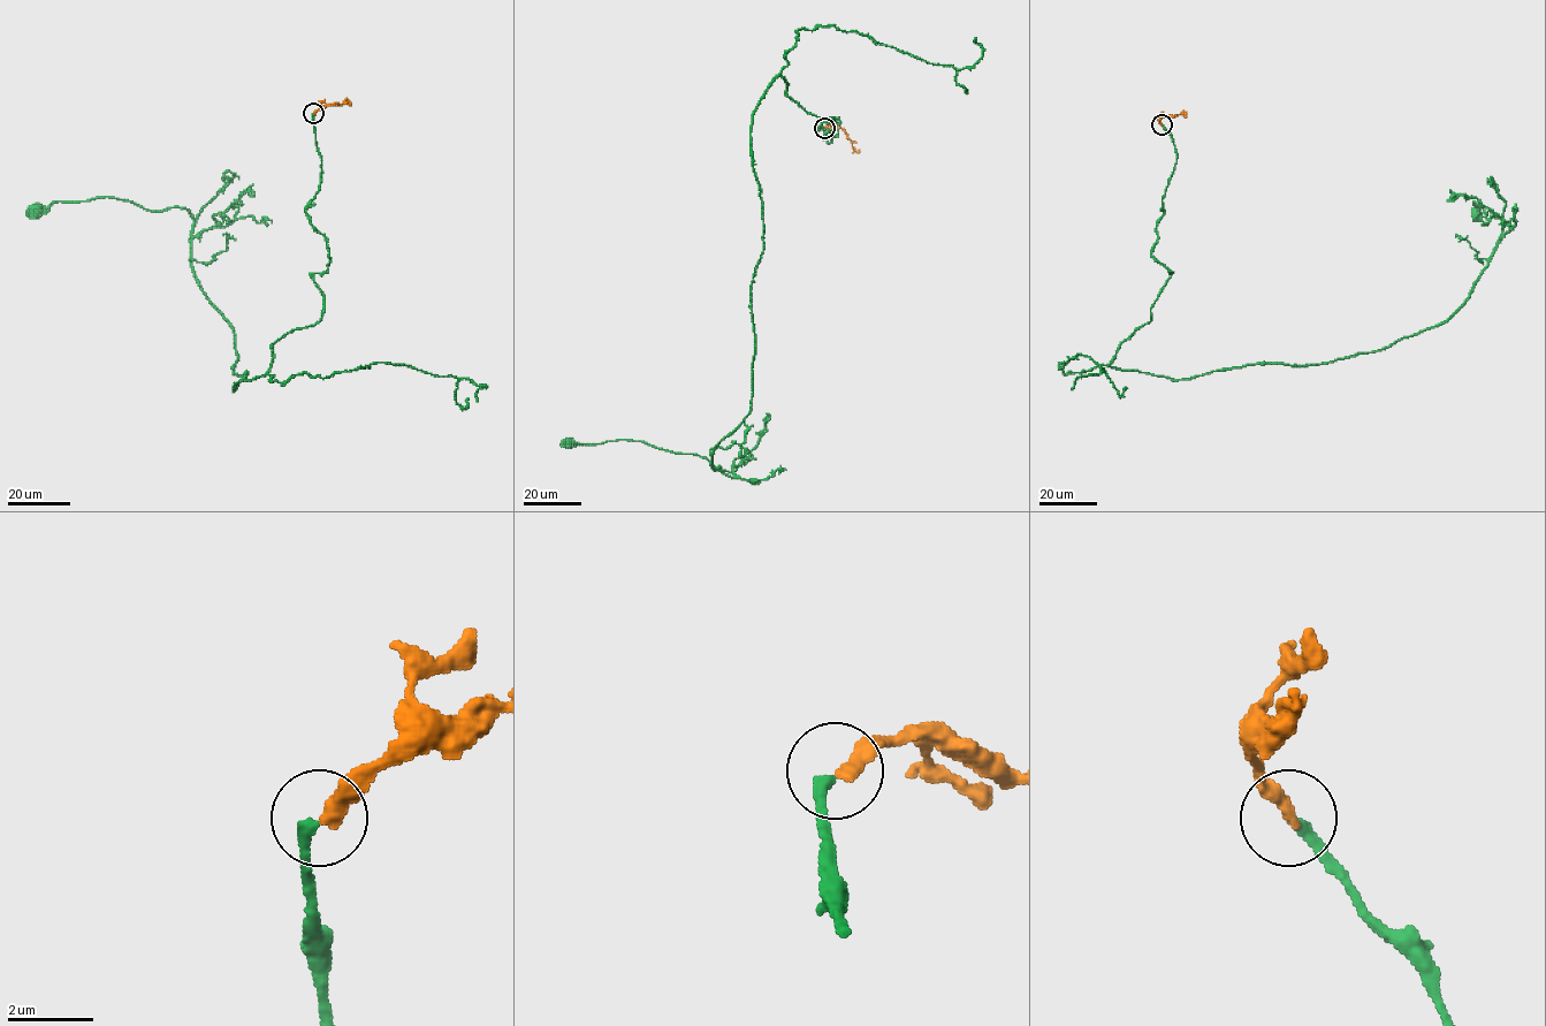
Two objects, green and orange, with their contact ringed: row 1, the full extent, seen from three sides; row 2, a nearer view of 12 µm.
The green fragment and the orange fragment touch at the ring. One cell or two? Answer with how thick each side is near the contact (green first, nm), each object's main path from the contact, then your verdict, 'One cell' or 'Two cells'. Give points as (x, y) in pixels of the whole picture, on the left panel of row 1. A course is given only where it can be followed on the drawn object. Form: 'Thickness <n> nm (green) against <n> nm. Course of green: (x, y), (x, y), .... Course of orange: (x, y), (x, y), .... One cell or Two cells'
Thickness 280 nm (green) against 360 nm. Course of green: (314, 114), (321, 318), (234, 390), (246, 372), (190, 265), (187, 208), (35, 211). Course of orange: (314, 114), (347, 99), (351, 105). Two cells

